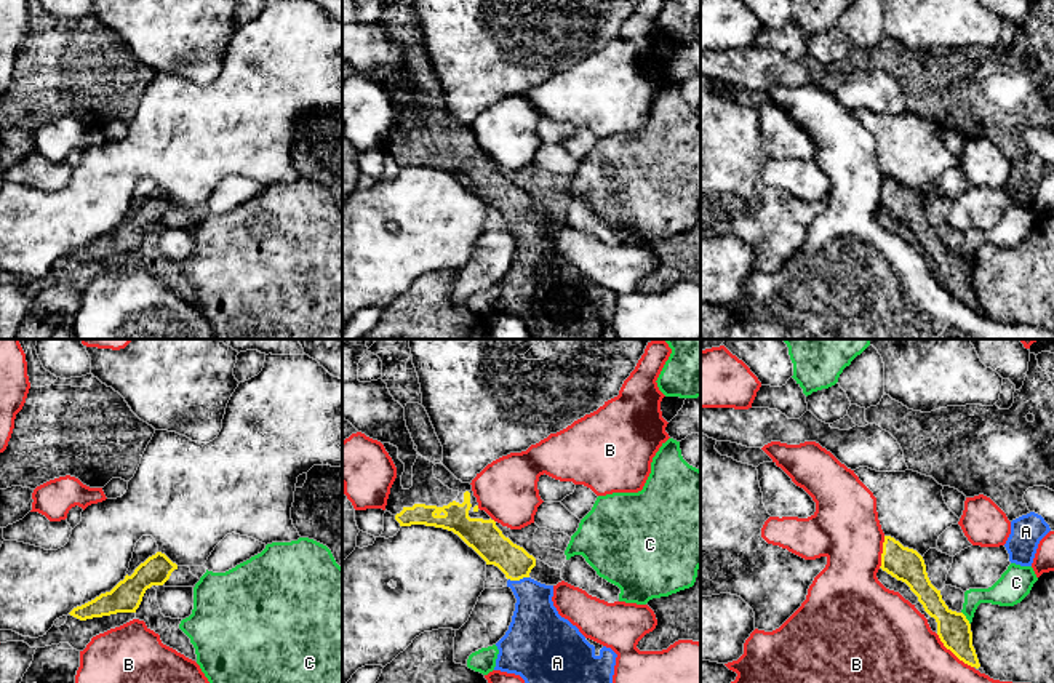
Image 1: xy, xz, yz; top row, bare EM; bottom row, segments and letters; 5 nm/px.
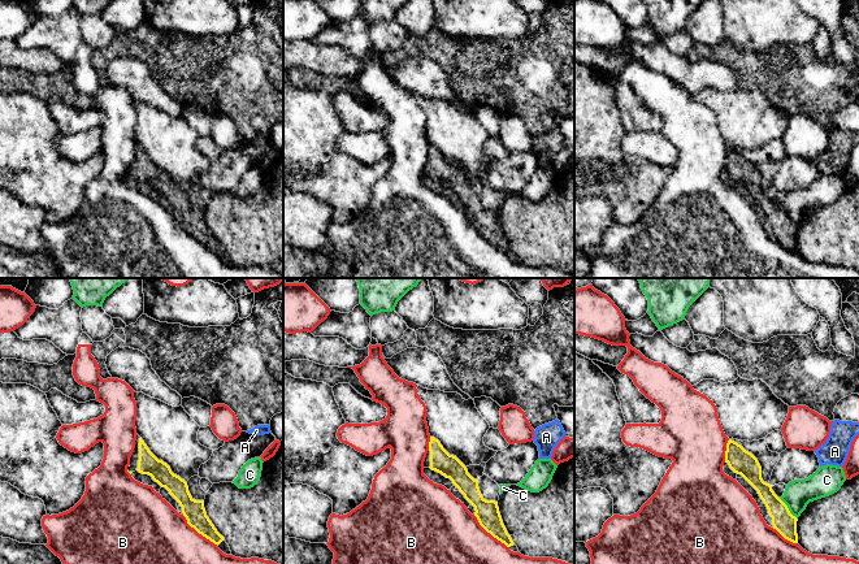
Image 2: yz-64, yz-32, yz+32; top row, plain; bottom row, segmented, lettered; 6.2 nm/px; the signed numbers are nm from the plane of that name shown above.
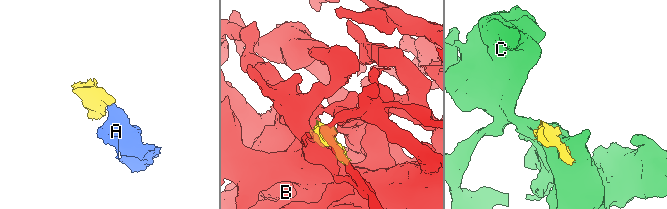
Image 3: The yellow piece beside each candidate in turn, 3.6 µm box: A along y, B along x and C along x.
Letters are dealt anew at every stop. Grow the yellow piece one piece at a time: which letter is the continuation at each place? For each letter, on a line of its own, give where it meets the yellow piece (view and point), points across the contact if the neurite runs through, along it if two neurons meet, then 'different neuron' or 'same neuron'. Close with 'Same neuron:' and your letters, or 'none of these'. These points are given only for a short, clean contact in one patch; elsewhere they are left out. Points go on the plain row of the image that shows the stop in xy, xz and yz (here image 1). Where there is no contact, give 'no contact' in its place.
A: contact xz (519, 221); way xz (488, 183), (517, 211), (519, 221), (533, 240), (536, 267); same neuron
B: contact yz (954, 295); different neuron
C: contact yz (965, 259); border yz (962, 253), (970, 266); different neuron
Same neuron: A

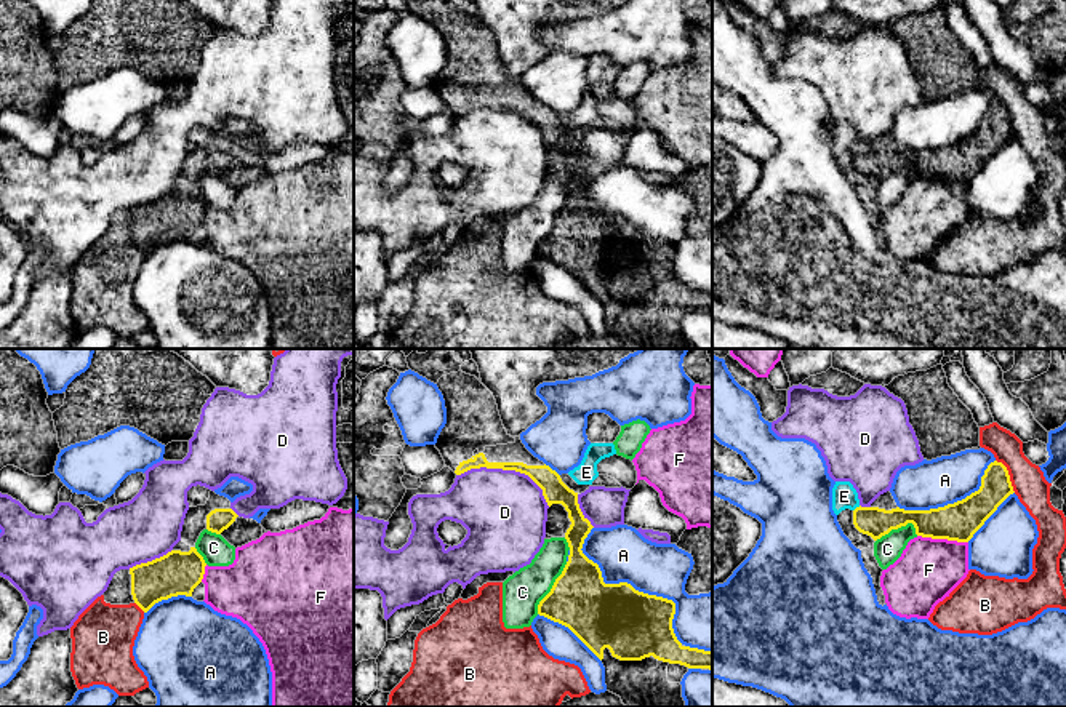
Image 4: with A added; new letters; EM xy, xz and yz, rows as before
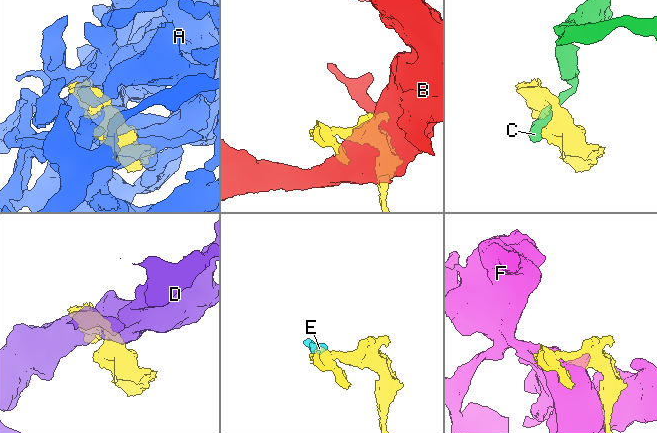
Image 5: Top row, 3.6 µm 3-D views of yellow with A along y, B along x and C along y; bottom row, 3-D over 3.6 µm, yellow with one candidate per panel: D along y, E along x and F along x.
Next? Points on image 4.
A: contact xz (629, 226); different neuron
B: contact yz (1009, 117); border yz (996, 101), (1005, 109), (1015, 133); different neuron
C: contact xz (553, 229); different neuron
D: contact xz (508, 111); different neuron
E: contact yz (857, 149); border yz (860, 147), (853, 152); different neuron
F: contact yz (943, 179); different neuron
Same neuron: none of these

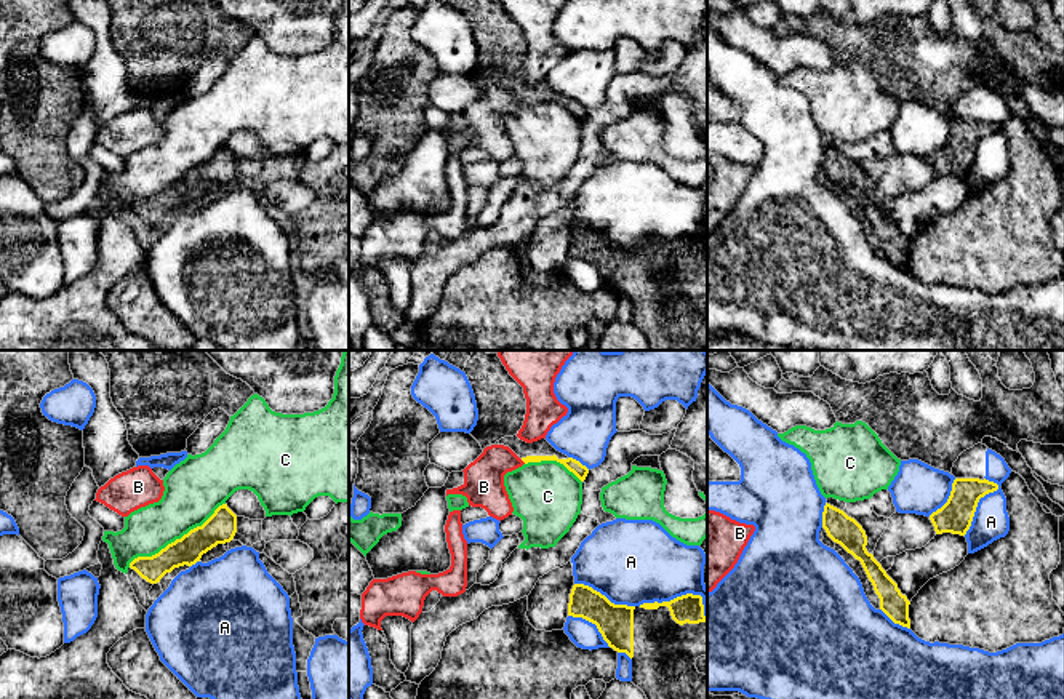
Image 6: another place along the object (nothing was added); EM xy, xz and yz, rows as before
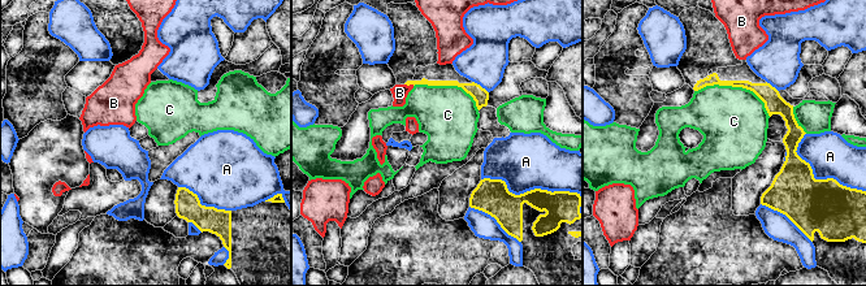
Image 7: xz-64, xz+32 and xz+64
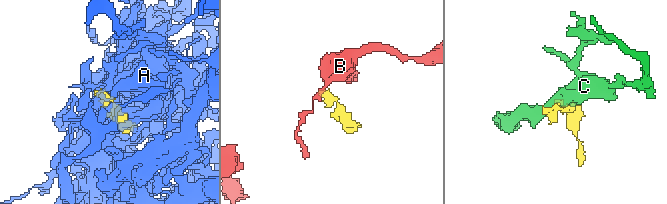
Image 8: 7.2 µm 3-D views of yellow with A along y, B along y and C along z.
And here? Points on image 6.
A: contact xz (682, 237); different neuron
B: contact xz (524, 103); border xz (520, 101), (525, 104); different neuron
C: contact xy (176, 181); different neuron
Same neuron: none of these

